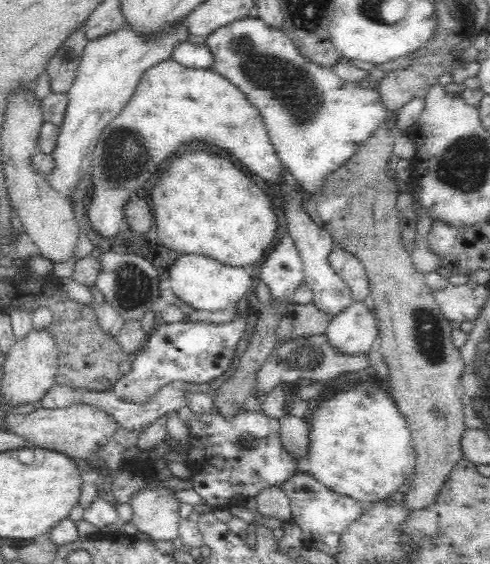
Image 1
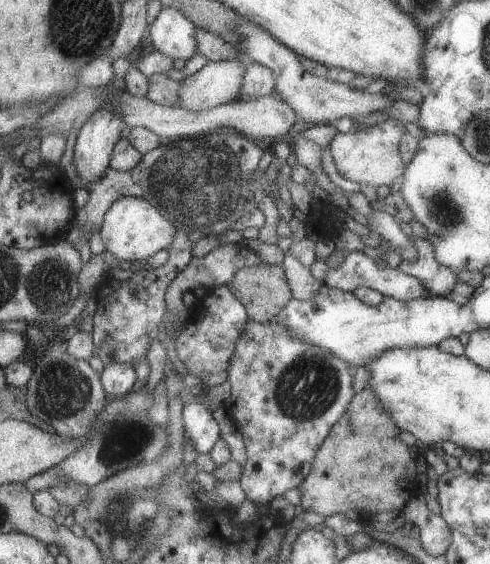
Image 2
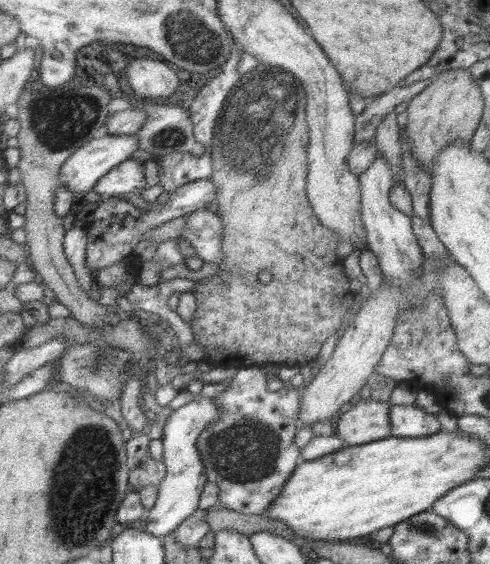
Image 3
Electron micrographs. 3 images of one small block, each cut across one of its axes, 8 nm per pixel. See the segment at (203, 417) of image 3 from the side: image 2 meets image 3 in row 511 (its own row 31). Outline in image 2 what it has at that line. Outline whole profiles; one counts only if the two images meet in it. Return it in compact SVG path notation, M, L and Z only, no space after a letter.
M164 4L158 16L151 22L148 34L155 50L174 59L188 61L199 54L199 44L195 38L197 28L193 20L181 10Z

